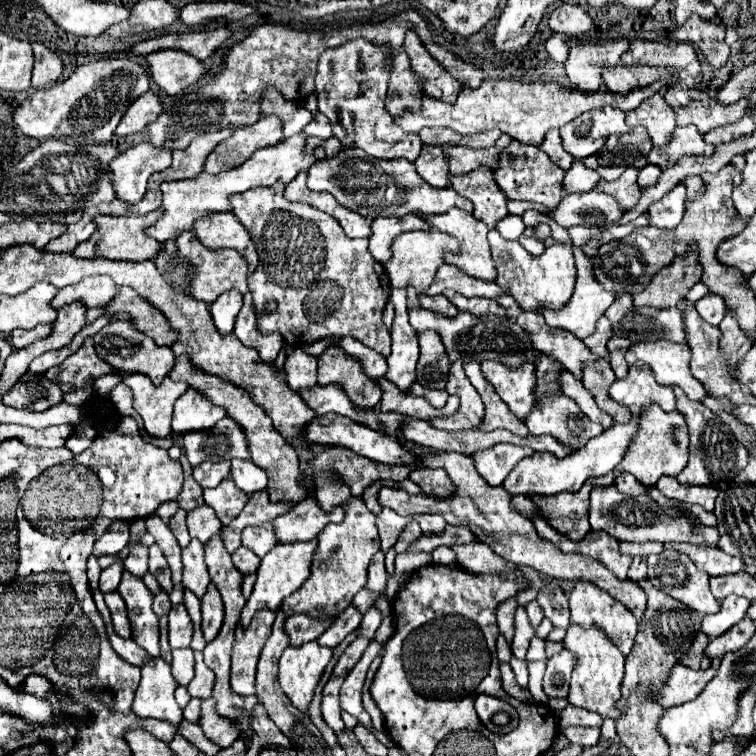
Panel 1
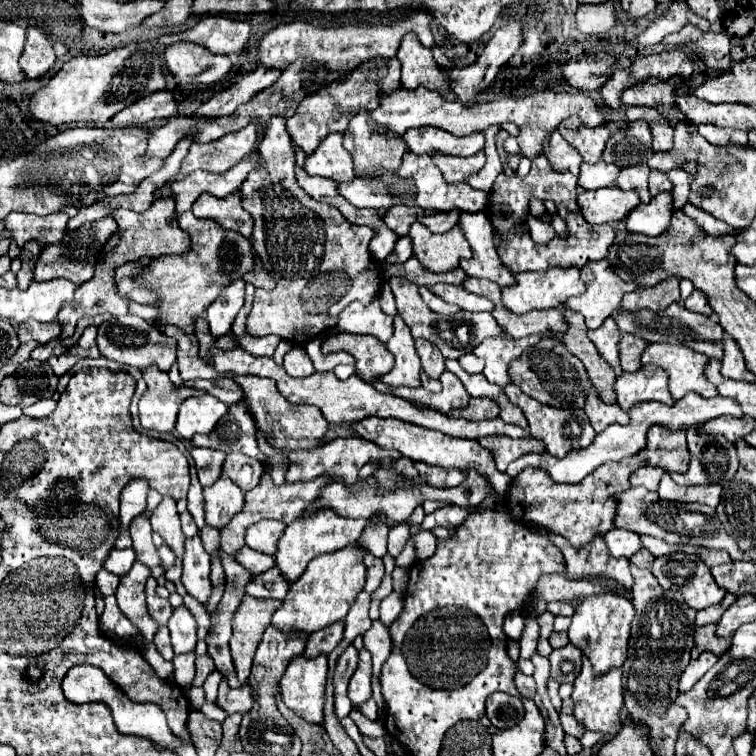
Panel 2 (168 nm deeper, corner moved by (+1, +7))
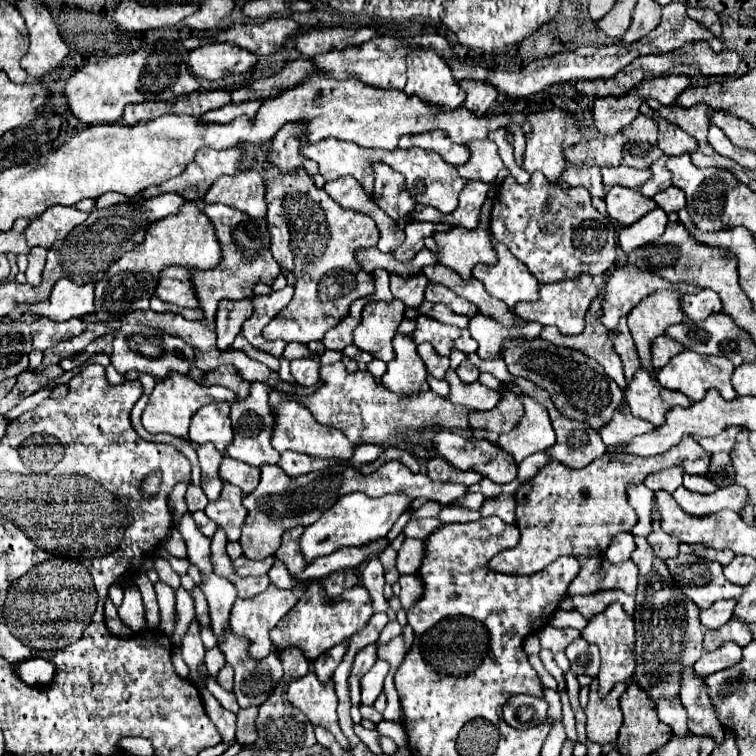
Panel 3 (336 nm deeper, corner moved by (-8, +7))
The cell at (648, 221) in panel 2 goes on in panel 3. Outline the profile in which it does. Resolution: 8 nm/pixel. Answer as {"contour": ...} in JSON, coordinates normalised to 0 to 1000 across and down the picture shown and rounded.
{"contour":[[[876,274],[862,276],[862,282],[854,282],[841,295],[823,300],[817,311],[817,321],[825,329],[825,335],[836,335],[841,327],[868,319],[878,308],[881,298],[884,298],[881,279]]]}

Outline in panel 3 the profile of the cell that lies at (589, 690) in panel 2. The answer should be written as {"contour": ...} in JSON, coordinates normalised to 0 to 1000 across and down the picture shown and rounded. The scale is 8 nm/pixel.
{"contour":[[[791,898],[783,901],[780,927],[778,927],[778,935],[772,938],[778,948],[778,962],[775,962],[778,978],[794,985],[815,980],[817,964],[823,962],[823,940],[817,927],[825,914],[828,914],[828,903],[817,903],[802,922],[794,922]]]}

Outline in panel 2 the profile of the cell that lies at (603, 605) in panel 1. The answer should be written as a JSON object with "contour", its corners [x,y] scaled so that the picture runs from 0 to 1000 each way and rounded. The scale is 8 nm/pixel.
{"contour":[[[808,784],[798,790],[779,790],[761,806],[758,824],[753,832],[753,848],[761,856],[766,856],[774,864],[774,869],[782,874],[787,896],[795,896],[811,882],[821,882],[827,877],[837,813],[840,813],[840,806],[835,795],[819,787],[808,787]]]}

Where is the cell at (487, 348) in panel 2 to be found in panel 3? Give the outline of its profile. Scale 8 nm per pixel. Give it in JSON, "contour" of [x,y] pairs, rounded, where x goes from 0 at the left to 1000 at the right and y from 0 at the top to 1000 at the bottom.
{"contour":[[[632,414],[630,419],[622,422],[622,443],[632,451],[632,470],[638,475],[664,475],[664,464],[667,464],[667,451],[669,448],[690,448],[690,451],[701,451],[714,446],[717,433],[709,427],[696,427],[688,435],[667,435],[664,430],[656,430],[656,425],[651,425],[648,419],[640,419],[638,414]]]}

